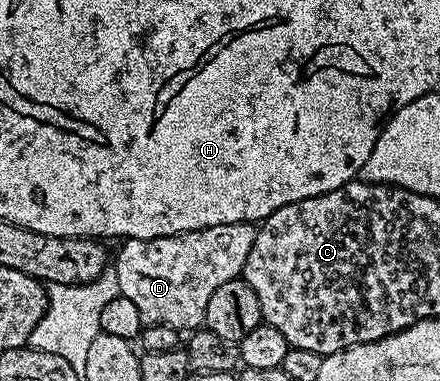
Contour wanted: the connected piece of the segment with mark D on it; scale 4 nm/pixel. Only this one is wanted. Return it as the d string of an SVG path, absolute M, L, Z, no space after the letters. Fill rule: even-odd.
M249 222L200 228L150 240L125 239L114 258L120 295L138 307L146 326L167 326L179 332L199 329L214 290L243 273L255 237L255 225Z

